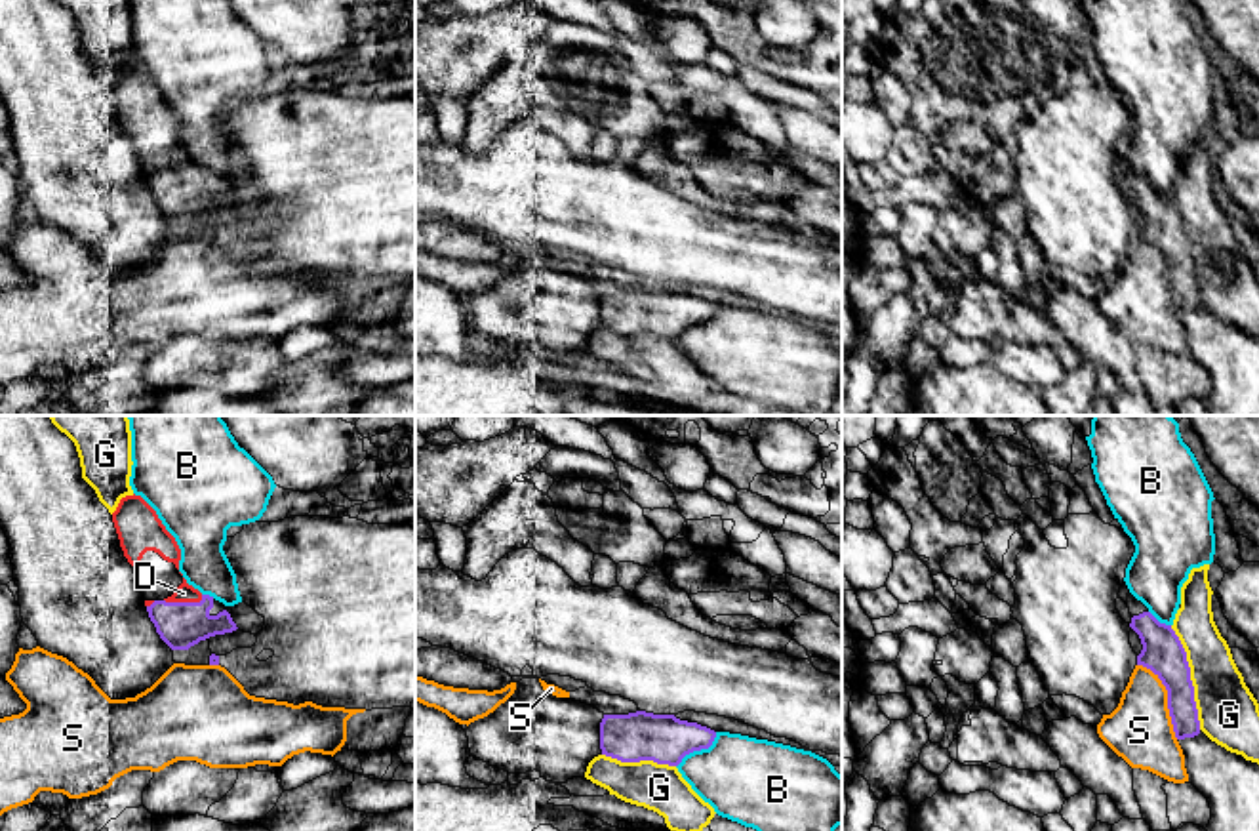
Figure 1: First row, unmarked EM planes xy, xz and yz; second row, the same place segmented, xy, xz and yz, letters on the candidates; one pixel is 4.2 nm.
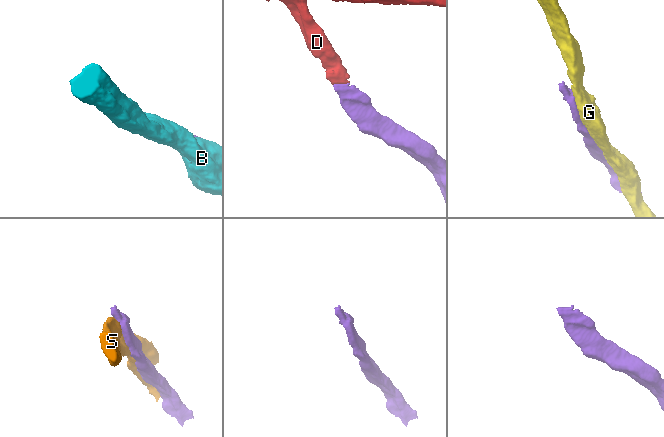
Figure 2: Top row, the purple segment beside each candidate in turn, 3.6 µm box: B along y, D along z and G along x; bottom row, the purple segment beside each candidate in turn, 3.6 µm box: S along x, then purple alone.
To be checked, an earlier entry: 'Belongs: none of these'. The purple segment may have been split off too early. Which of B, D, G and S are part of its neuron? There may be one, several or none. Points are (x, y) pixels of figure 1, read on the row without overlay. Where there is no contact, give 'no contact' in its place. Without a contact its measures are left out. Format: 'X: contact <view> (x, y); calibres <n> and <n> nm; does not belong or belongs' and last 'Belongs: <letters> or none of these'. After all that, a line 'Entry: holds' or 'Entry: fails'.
B: contact xz (698, 323); calibres 200 and 360 nm; does not belong
D: contact xy (183, 176); calibres 190 and 80 nm; belongs
G: contact yz (1189, 250); calibres 180 and 260 nm; does not belong
S: contact yz (1168, 271); calibres 180 and 280 nm; does not belong
Belongs: D
Entry: fails

